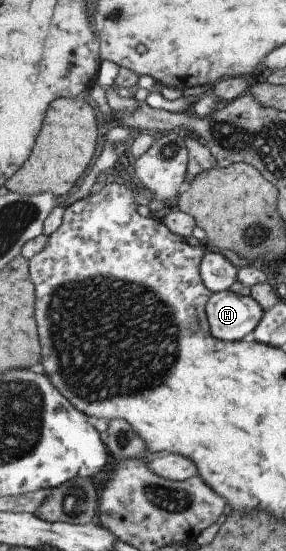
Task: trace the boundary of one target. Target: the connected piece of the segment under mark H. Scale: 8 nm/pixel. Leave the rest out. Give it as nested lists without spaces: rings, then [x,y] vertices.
[[[231,291],[212,293],[205,303],[205,317],[209,334],[217,340],[241,341],[257,327],[263,309],[249,297]]]

